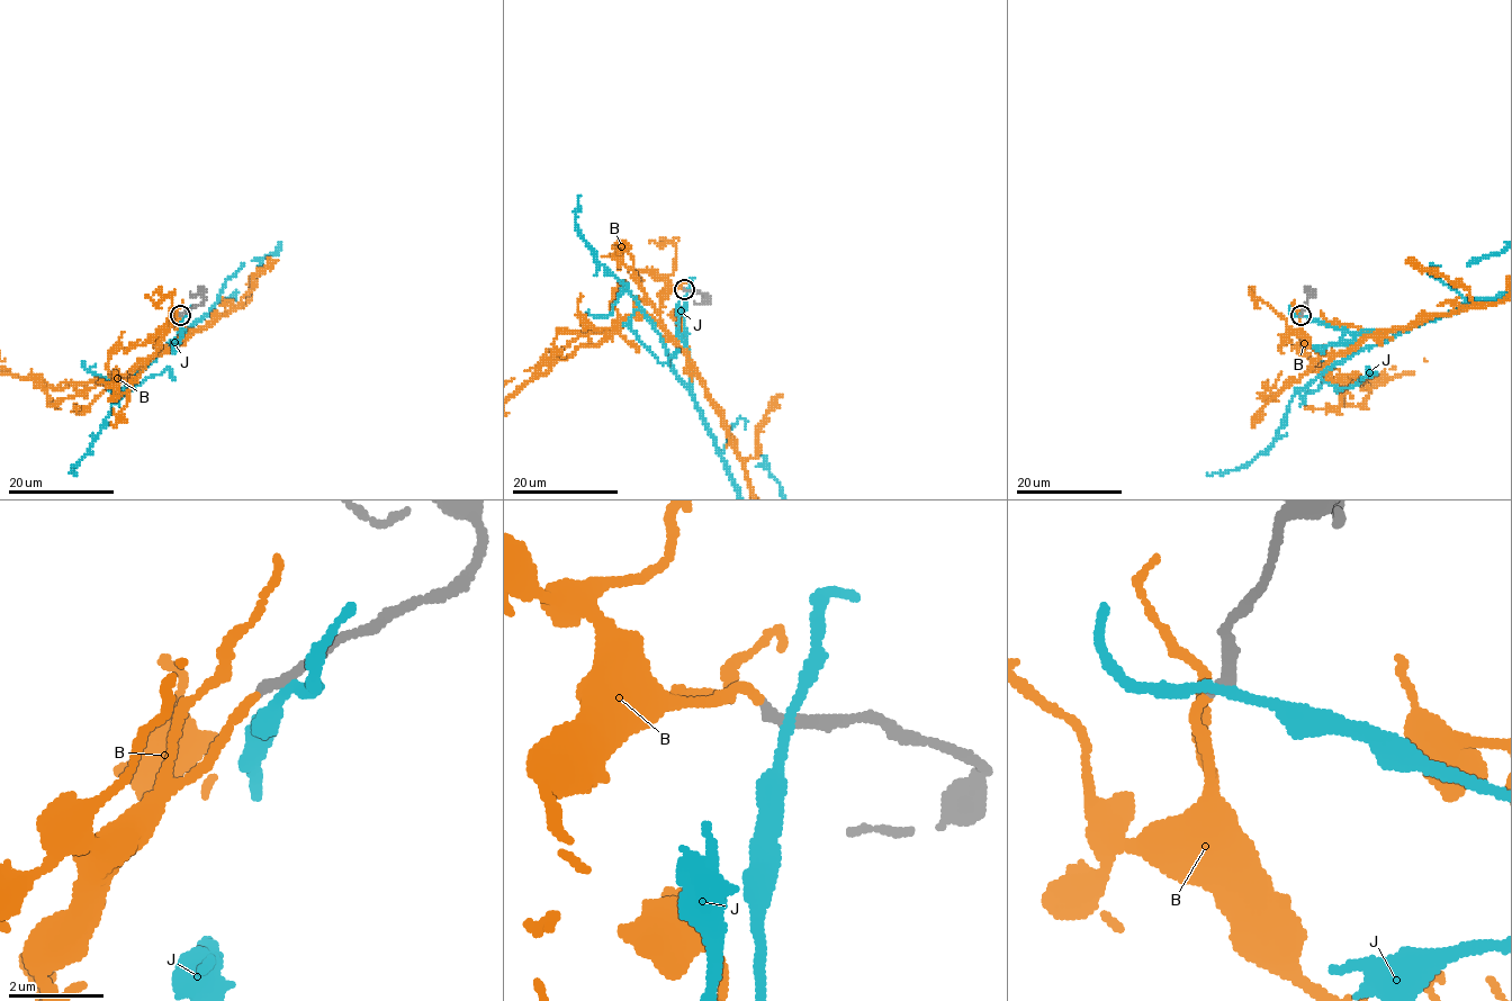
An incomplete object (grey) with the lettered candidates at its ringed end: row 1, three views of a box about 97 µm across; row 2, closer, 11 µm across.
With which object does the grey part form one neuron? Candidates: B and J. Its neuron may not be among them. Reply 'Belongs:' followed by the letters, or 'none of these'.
Belongs: B

